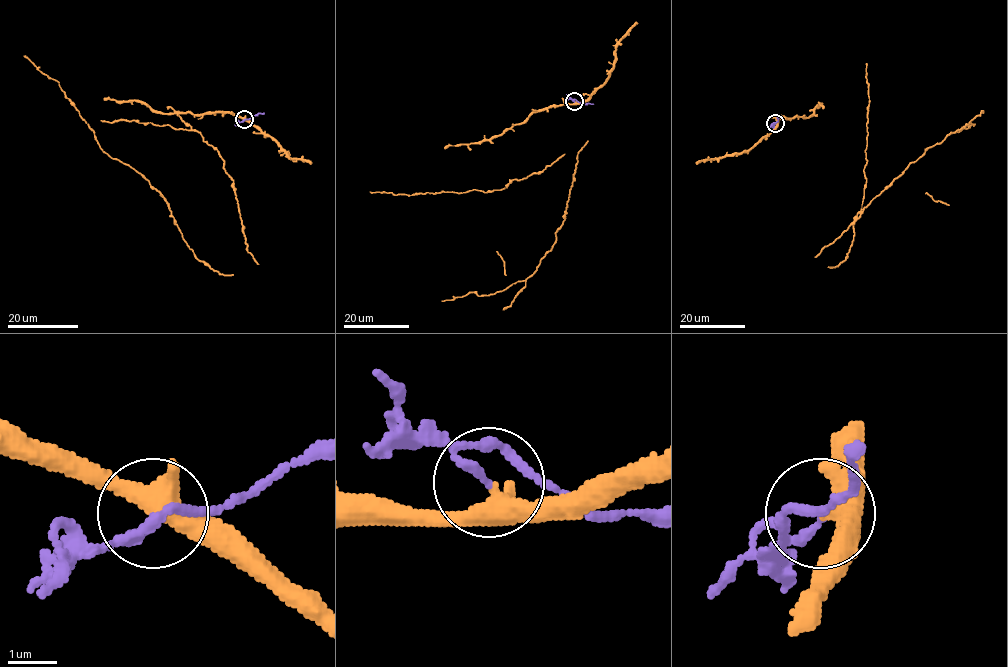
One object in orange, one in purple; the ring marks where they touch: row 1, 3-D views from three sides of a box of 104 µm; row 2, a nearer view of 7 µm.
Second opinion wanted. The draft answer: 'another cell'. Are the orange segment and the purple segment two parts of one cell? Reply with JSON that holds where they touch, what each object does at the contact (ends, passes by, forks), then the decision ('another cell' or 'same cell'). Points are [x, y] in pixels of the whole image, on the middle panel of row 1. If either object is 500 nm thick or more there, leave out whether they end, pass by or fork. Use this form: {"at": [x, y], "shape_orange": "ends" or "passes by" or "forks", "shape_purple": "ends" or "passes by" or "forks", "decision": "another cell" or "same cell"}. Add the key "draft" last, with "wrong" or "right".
{"at": [574, 101], "shape_orange": "passes by", "shape_purple": "ends", "decision": "another cell", "draft": "right"}

